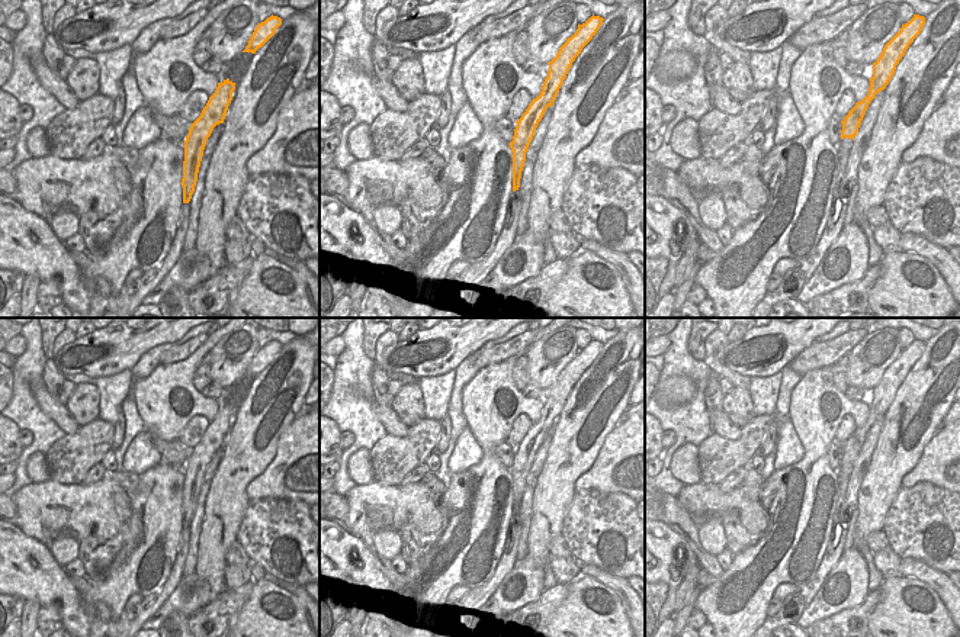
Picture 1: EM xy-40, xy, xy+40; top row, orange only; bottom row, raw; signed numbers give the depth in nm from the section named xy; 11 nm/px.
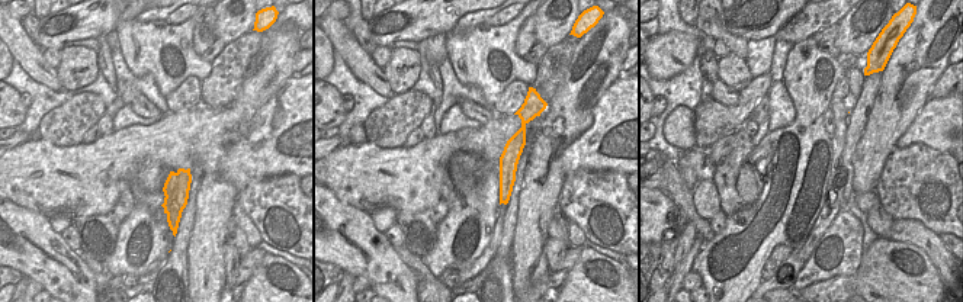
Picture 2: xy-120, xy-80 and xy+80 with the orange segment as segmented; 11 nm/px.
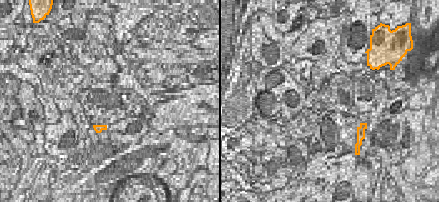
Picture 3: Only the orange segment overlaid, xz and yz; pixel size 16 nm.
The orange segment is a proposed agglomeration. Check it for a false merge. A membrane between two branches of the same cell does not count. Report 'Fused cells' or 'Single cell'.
Fused cells.

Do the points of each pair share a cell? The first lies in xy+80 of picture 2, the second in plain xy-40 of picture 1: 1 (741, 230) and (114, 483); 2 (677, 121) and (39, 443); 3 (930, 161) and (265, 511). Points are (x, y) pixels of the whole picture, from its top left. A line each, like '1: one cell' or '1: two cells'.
1: two cells
2: two cells
3: one cell

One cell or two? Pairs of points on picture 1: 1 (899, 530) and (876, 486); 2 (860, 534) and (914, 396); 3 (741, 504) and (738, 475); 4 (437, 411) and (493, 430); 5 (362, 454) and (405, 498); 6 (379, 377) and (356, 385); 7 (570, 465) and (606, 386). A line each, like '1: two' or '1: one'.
1: two
2: one
3: two
4: two
5: two
6: two
7: one

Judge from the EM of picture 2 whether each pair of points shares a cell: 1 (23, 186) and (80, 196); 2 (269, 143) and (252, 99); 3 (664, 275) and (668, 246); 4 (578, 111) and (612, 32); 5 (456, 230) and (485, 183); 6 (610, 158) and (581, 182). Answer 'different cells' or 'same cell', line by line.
1: same cell
2: different cells
3: same cell
4: same cell
5: same cell
6: different cells

